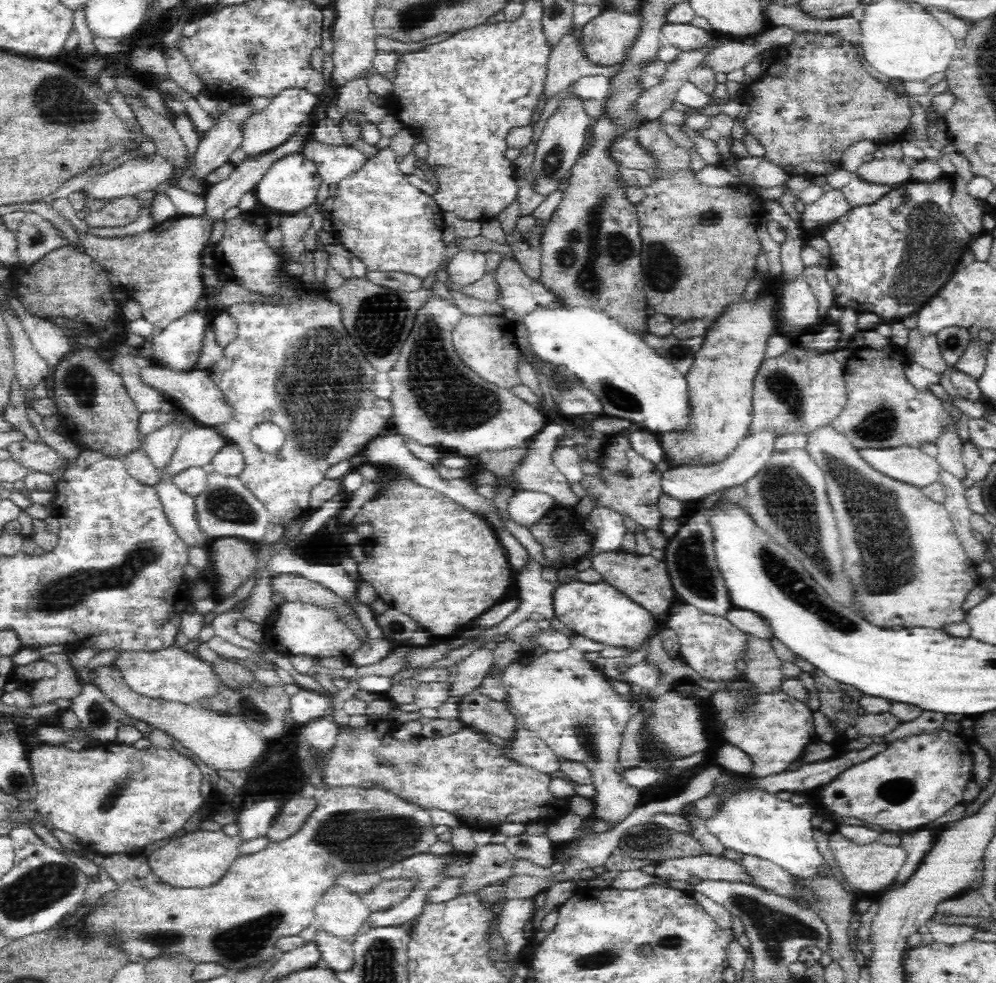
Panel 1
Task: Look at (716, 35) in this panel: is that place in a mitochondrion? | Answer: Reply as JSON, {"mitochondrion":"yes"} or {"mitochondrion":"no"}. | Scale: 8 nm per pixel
{"mitochondrion":"no"}

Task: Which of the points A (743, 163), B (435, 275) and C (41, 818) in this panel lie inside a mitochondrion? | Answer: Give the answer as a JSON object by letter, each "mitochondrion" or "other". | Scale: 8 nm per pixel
{"A":"other","B":"other","C":"other"}

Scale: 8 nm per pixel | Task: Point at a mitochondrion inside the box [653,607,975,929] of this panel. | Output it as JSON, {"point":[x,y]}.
{"point":[896,791]}

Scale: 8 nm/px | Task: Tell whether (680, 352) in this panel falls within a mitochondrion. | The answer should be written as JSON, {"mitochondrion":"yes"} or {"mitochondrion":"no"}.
{"mitochondrion":"yes"}

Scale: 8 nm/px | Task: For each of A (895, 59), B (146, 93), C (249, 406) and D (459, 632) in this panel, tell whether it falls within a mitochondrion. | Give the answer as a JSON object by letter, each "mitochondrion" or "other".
{"A":"other","B":"mitochondrion","C":"other","D":"other"}

